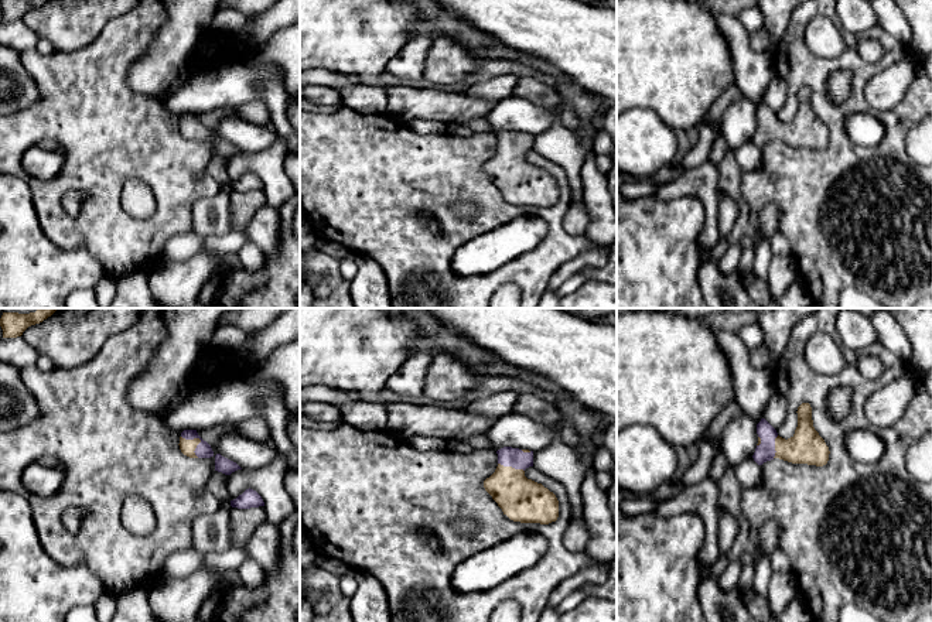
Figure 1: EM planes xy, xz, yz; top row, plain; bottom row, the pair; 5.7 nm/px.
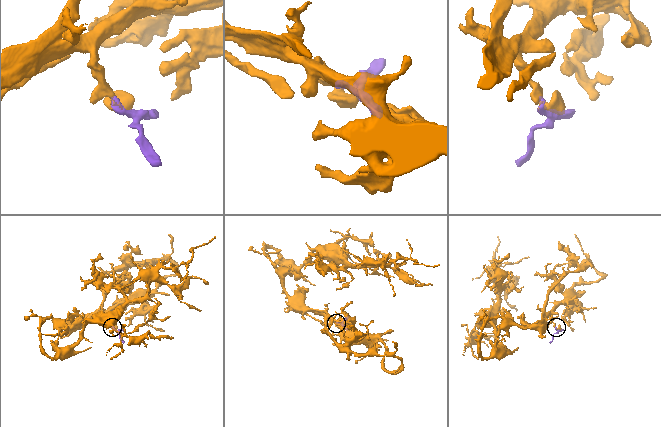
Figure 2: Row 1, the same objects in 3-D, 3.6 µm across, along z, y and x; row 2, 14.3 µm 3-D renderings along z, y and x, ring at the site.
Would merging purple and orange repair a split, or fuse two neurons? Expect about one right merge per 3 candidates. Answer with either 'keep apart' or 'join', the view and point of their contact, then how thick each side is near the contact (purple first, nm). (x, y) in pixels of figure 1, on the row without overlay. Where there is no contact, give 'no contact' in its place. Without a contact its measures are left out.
join; meets purple in xy at (200, 122); 90 nm thick on the purple side, 90 nm on the other

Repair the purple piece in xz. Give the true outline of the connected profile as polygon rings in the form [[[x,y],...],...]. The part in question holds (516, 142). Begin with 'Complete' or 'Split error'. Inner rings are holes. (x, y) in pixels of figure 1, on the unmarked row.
Split error. [[[503,130],[496,134],[498,150],[495,156],[484,164],[485,174],[513,205],[549,208],[559,201],[559,184],[553,175],[525,160],[525,153],[533,150],[533,134]]]

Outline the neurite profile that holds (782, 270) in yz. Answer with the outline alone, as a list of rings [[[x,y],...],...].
[[[792,253],[776,254],[769,264],[767,286],[771,303],[767,308],[779,308],[778,298],[798,278],[796,262]]]

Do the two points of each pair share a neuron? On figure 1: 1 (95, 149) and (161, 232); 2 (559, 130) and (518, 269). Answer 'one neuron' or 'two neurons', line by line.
1: one neuron
2: two neurons

